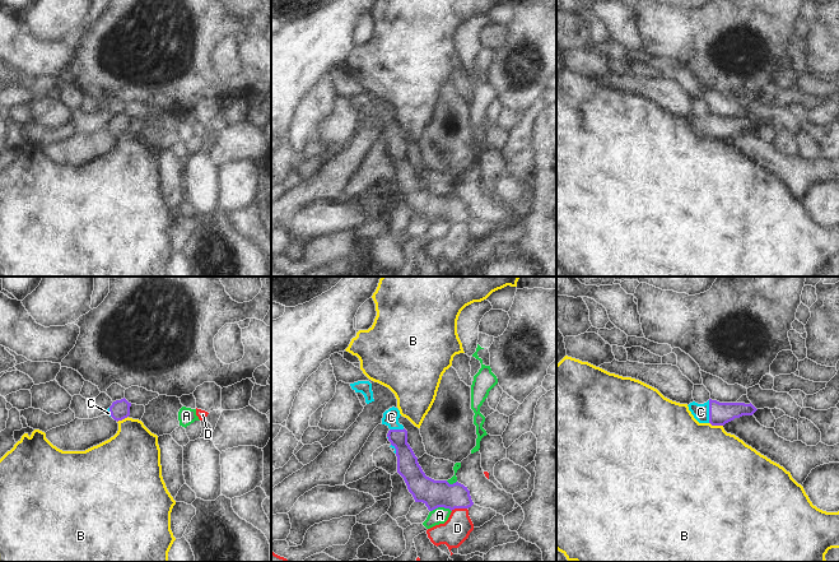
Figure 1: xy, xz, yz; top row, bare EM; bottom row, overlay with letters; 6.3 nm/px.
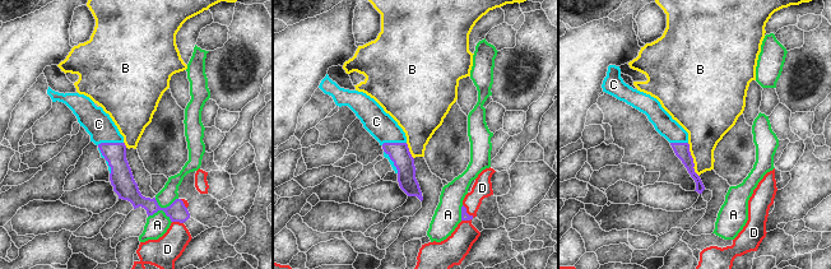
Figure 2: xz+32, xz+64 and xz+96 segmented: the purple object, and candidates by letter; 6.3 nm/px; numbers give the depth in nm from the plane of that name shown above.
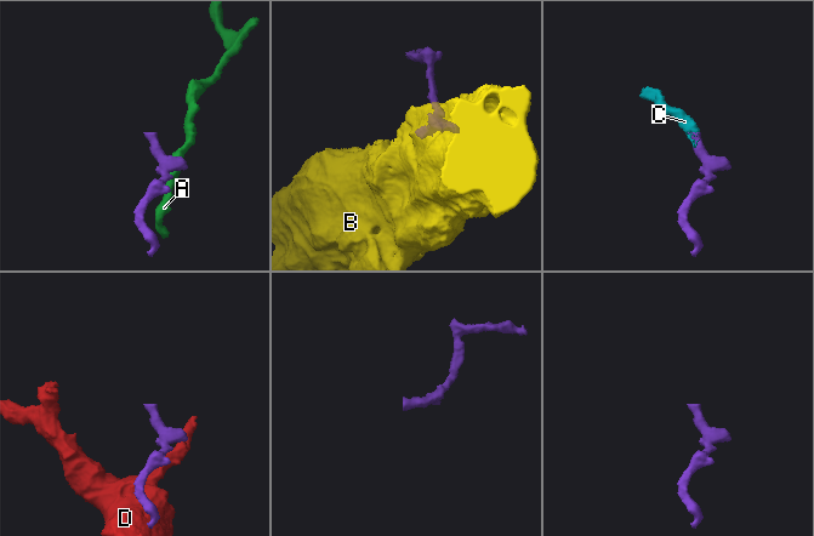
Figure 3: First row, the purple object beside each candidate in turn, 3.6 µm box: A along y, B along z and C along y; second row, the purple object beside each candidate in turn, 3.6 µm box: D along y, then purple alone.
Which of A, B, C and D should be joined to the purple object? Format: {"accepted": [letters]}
{"accepted": ["C"]}

